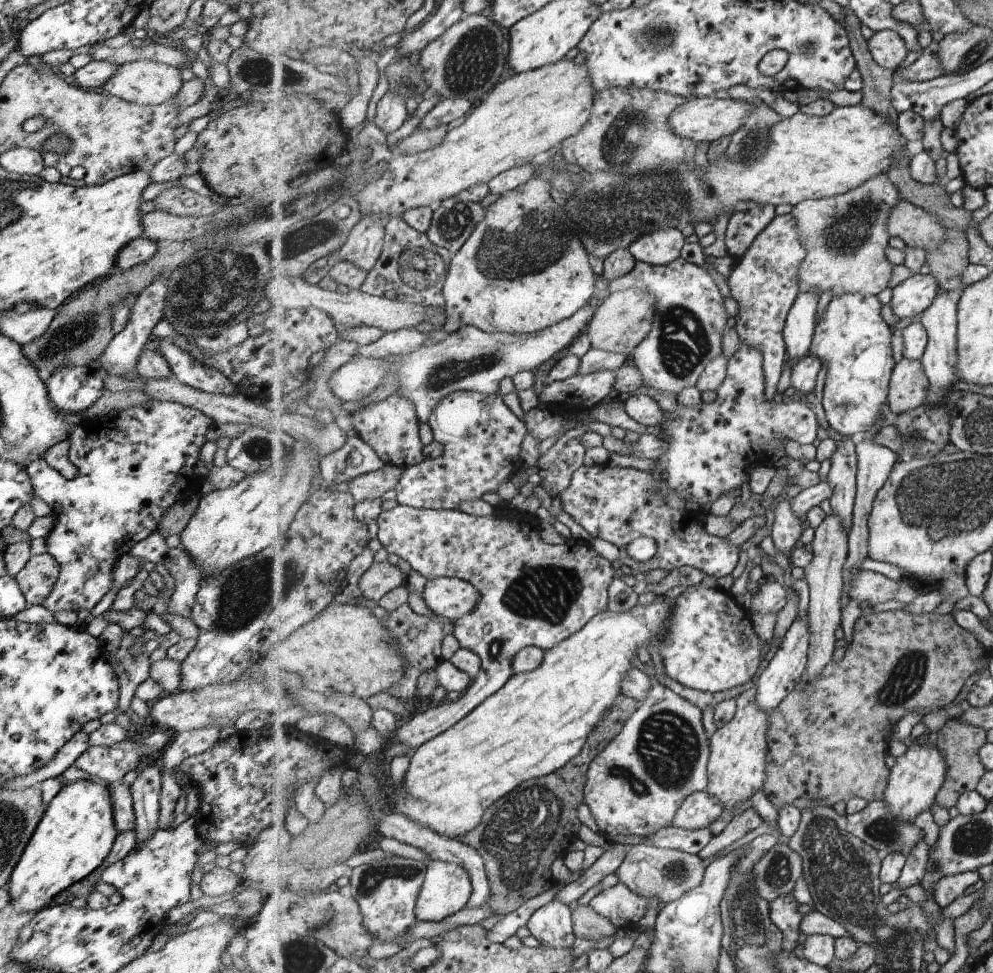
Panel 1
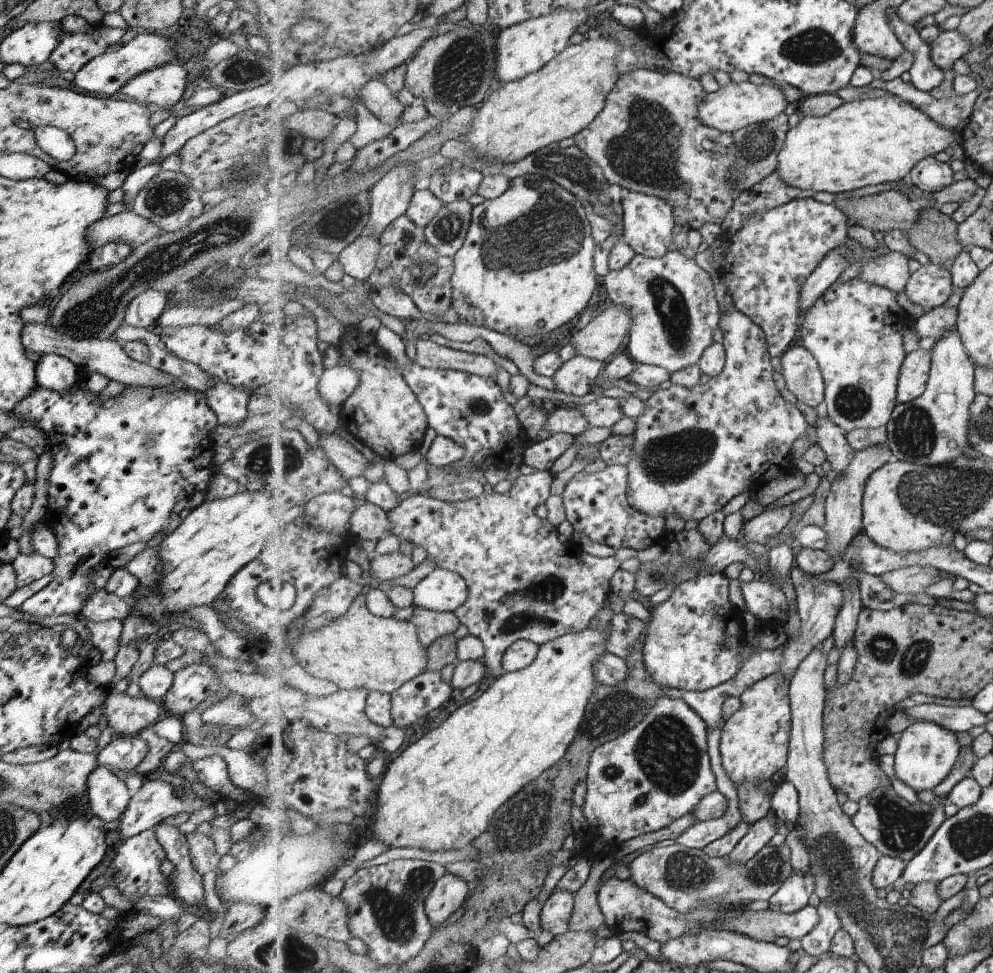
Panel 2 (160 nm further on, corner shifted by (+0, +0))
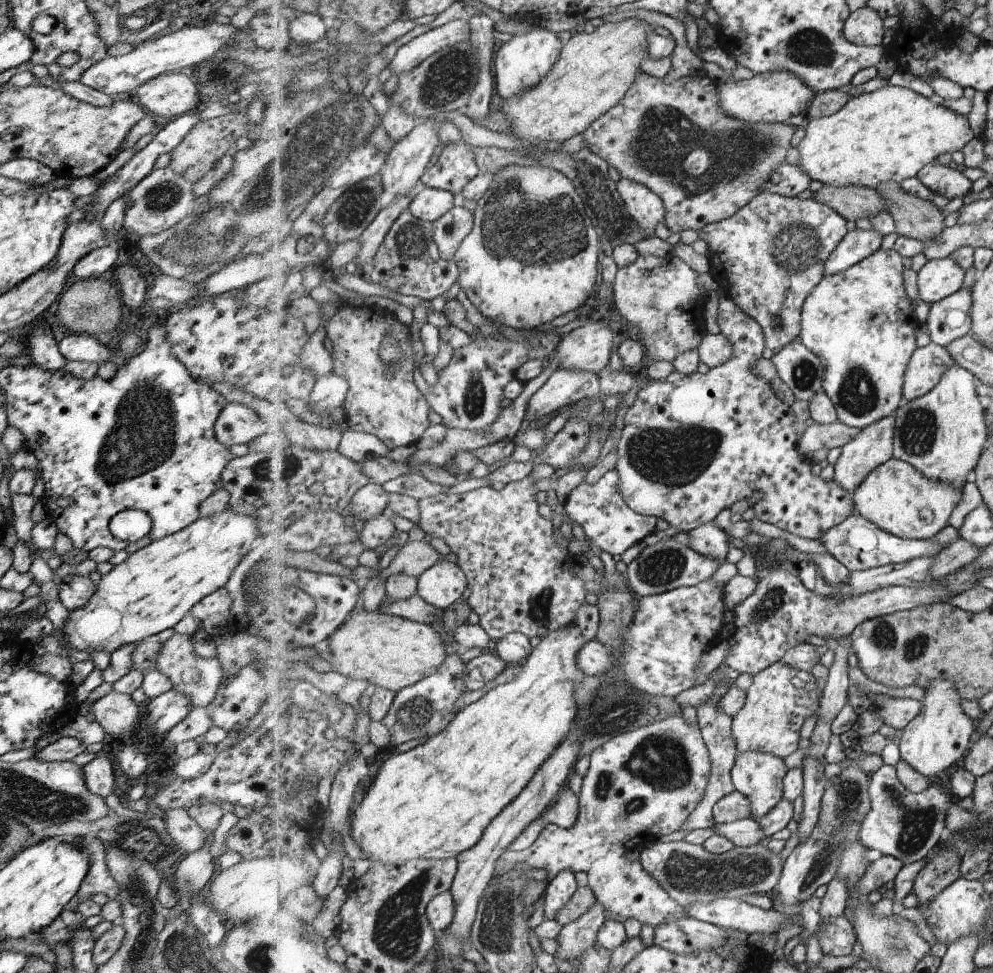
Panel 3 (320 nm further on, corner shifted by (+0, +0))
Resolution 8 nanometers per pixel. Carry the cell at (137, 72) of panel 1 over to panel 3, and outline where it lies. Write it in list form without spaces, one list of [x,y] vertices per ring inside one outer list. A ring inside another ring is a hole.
[[[186,71],[157,75],[138,86],[131,97],[147,114],[173,119],[189,111],[197,102],[204,101],[197,84]]]

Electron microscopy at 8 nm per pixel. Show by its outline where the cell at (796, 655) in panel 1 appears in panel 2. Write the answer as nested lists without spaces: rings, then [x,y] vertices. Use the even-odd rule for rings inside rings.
[[[796,566],[792,580],[797,596],[798,616],[801,618],[802,626],[800,636],[796,640],[788,641],[784,661],[780,666],[779,673],[783,673],[788,679],[793,678],[794,672],[806,656],[817,650],[825,638],[833,636],[838,614],[844,605],[844,591],[846,590],[846,586],[841,583],[809,577],[809,574],[799,566]]]

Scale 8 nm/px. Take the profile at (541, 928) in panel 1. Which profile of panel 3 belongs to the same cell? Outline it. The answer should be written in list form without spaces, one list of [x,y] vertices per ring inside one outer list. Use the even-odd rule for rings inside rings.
[[[573,869],[560,872],[546,888],[544,909],[547,919],[555,919],[557,911],[577,892],[578,880]]]

